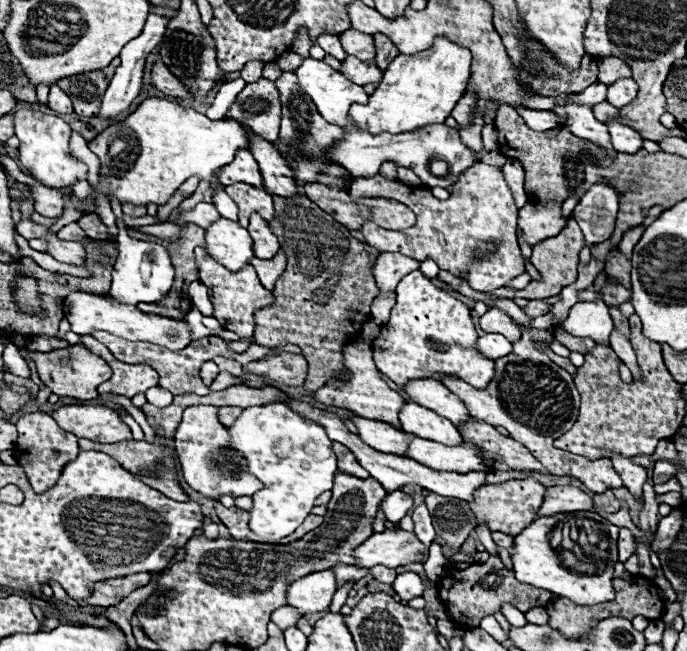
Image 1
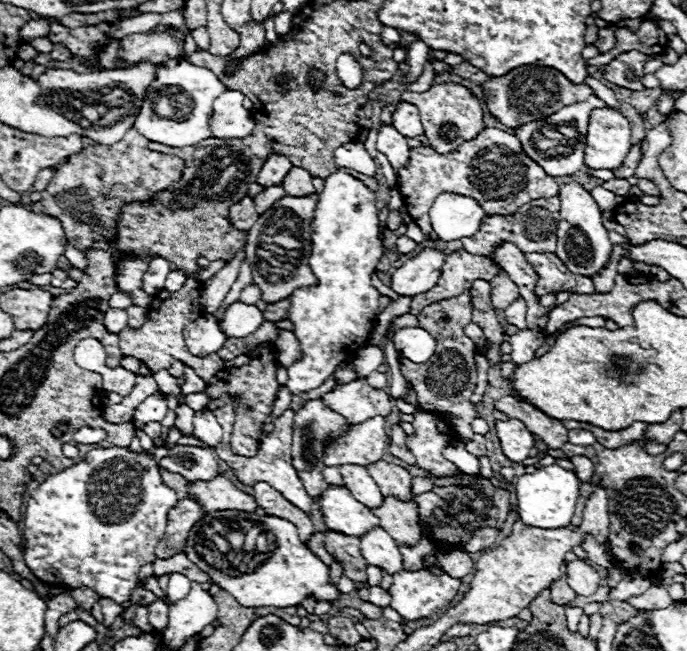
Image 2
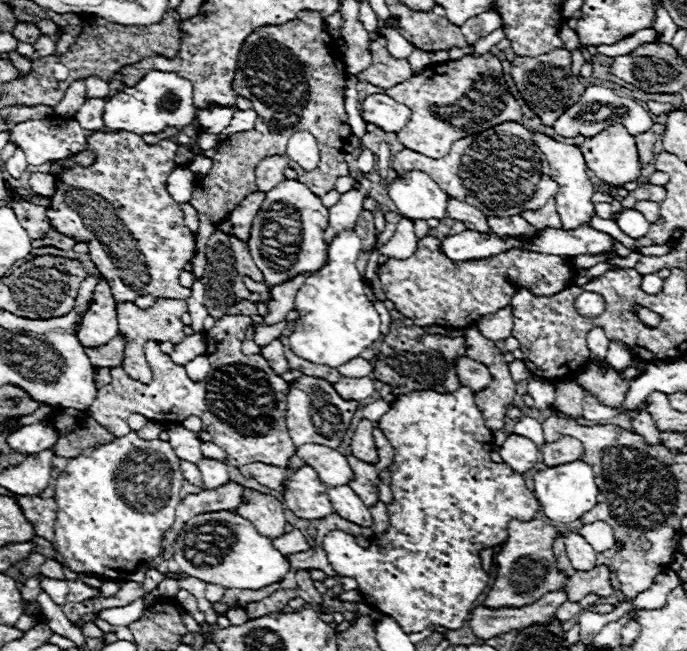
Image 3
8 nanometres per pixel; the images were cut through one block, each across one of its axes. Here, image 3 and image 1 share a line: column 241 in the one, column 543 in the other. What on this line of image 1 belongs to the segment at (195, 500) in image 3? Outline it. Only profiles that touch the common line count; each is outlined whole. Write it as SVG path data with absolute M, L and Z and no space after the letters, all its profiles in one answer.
M524 478L524 480L508 480L504 484L486 484L480 486L480 490L476 490L476 500L470 502L478 524L480 522L488 522L490 530L498 530L510 536L520 534L520 530L524 530L538 514L542 500L544 500L544 492L546 488L534 480L534 478Z

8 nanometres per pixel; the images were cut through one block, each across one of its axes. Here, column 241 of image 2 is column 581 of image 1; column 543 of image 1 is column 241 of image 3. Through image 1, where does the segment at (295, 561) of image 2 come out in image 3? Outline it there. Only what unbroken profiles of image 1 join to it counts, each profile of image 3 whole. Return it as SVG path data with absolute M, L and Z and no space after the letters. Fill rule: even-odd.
M226 510L194 516L182 528L176 540L174 562L184 574L204 580L206 584L222 584L224 588L242 588L242 590L260 590L268 584L274 584L282 580L290 568L286 556L274 550L270 538L258 534L256 528L246 518ZM186 538L196 540L196 544L190 548L192 552L196 552L196 560L184 552Z

